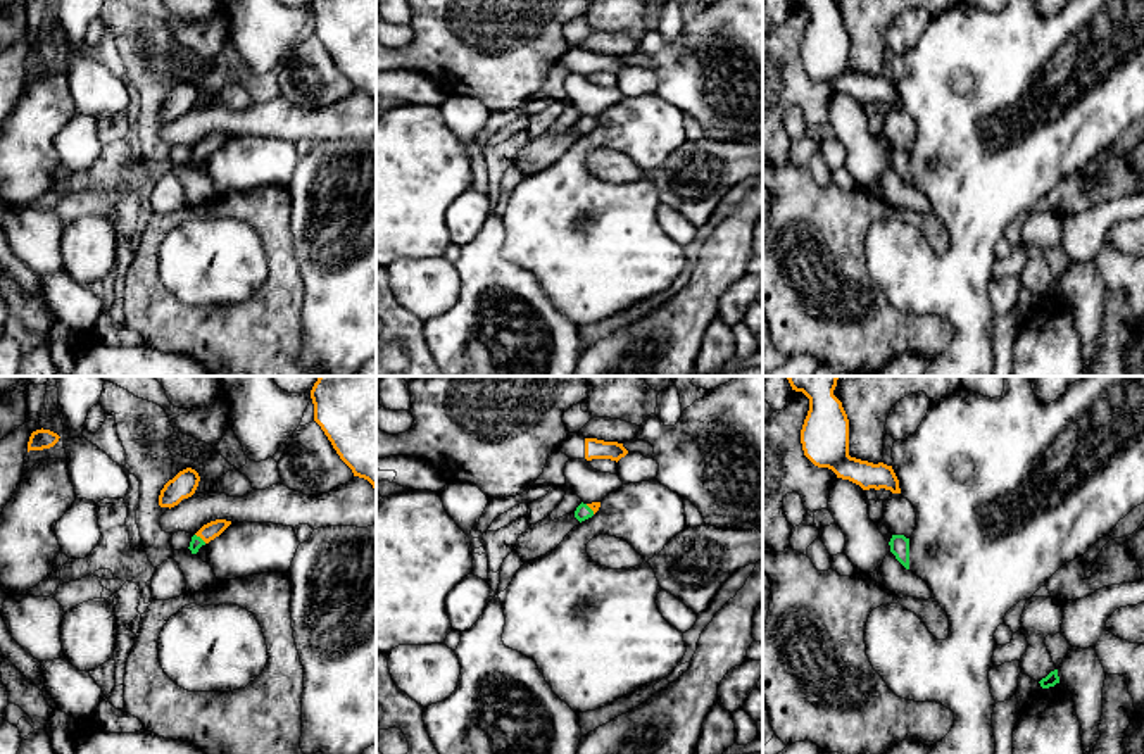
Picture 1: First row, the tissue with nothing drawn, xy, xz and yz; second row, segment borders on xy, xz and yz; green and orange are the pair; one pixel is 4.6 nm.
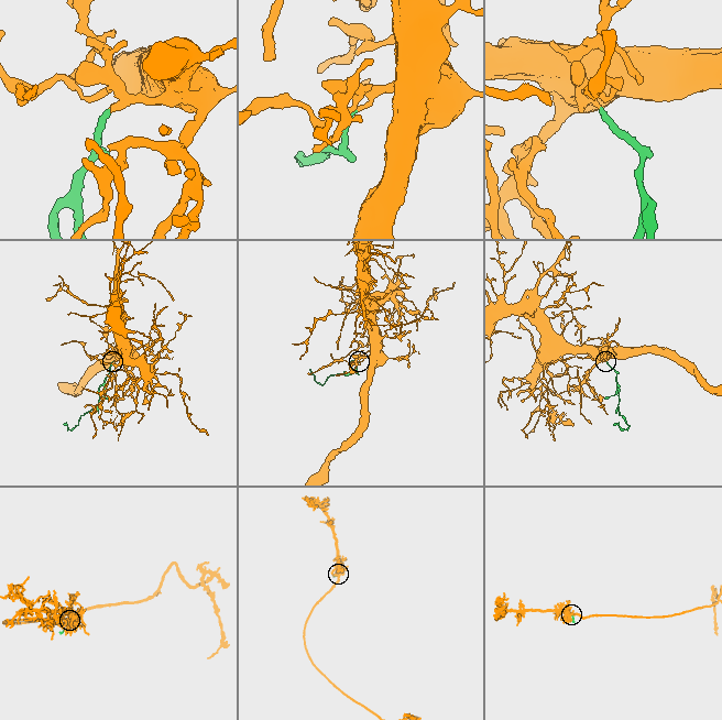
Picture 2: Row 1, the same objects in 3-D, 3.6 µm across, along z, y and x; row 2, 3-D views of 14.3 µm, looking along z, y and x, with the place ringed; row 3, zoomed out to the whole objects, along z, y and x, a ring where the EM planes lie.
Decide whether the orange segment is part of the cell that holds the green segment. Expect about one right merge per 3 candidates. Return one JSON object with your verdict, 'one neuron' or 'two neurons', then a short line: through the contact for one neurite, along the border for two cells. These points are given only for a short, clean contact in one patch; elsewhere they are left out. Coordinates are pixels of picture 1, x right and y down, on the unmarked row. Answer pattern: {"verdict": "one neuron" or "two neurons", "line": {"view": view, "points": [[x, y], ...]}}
{"verdict": "one neuron", "line": {"view": "xy", "points": [[197, 156], [199, 150], [214, 142]]}}

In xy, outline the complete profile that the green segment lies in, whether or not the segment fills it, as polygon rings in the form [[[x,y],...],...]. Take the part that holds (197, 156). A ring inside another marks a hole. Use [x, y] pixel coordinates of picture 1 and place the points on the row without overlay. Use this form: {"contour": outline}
{"contour": [[[216,133],[216,135],[204,138],[192,150],[192,155],[190,155],[190,160],[188,160],[192,164],[192,167],[197,167],[202,159],[205,159],[211,154],[214,154],[216,150],[219,150],[229,138],[231,138],[231,135],[226,135],[226,133]]]}

